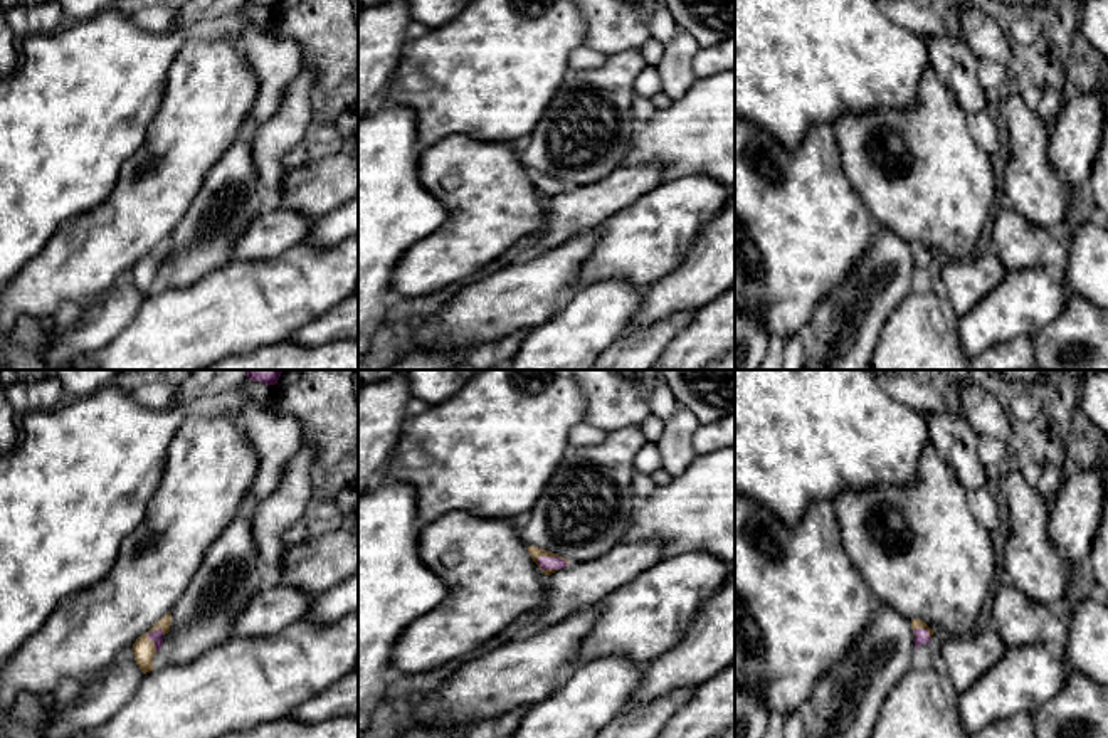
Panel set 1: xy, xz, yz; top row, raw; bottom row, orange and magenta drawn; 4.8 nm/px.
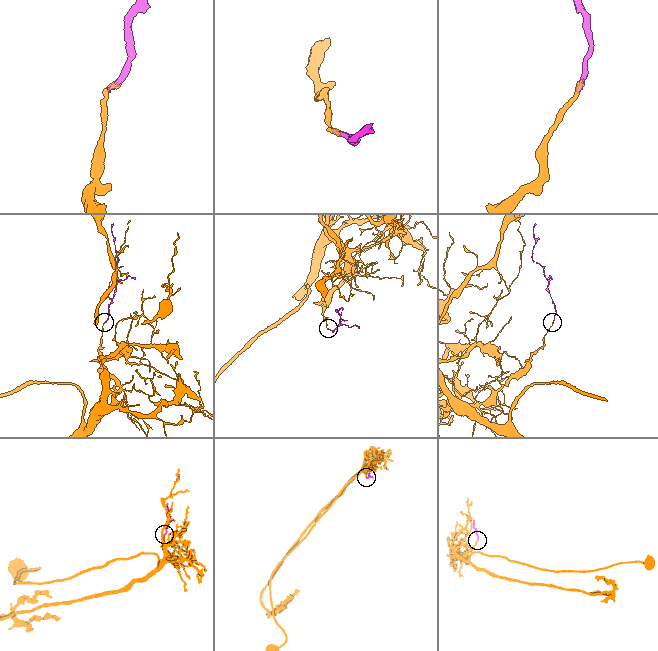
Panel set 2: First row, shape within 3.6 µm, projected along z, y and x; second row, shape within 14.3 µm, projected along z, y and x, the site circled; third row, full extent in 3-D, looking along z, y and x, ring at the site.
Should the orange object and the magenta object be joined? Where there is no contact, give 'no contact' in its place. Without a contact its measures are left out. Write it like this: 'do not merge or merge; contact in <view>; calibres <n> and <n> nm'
merge; contact in xz; calibres 60 and 60 nm

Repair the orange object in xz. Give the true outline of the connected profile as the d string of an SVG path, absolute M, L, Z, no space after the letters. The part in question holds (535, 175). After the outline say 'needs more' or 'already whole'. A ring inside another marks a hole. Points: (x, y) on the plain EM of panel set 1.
M528 170L528 177L545 198L551 198L557 193L562 193L570 188L567 182L562 182L538 170Z; needs more

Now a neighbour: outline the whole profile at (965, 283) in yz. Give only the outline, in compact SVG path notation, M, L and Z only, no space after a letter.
M989 249L968 259L945 261L940 271L940 291L947 296L957 316L963 316L1005 277L997 252Z

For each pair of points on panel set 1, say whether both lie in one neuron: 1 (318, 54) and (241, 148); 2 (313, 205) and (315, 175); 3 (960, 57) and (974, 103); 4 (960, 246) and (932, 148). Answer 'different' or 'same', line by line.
1: different
2: same
3: same
4: same

